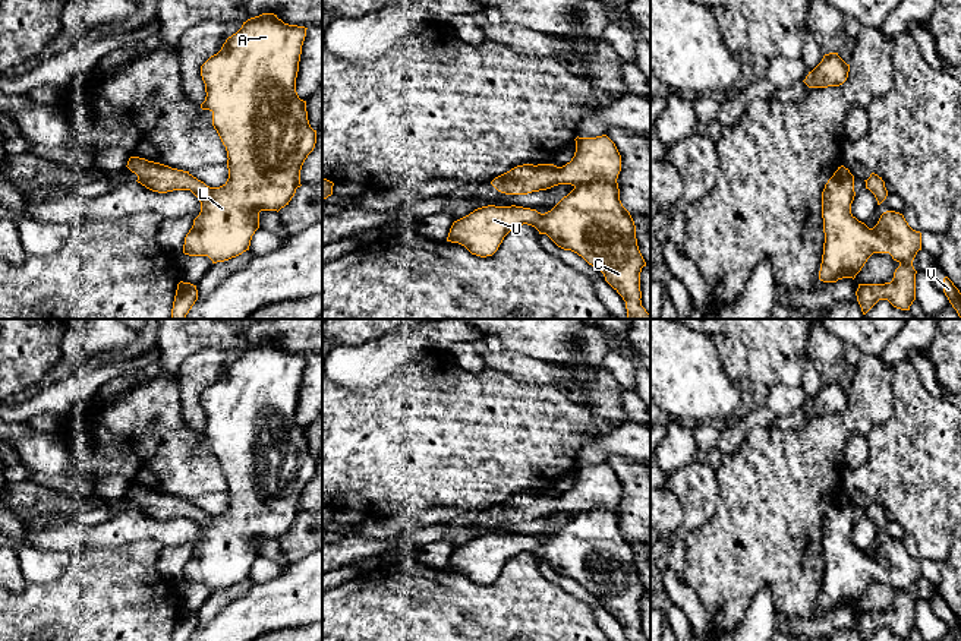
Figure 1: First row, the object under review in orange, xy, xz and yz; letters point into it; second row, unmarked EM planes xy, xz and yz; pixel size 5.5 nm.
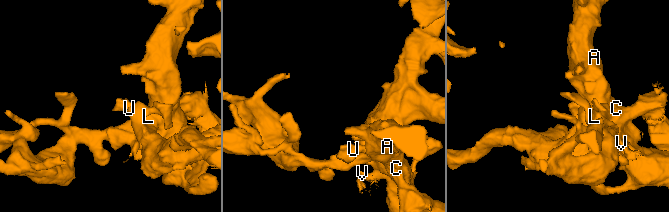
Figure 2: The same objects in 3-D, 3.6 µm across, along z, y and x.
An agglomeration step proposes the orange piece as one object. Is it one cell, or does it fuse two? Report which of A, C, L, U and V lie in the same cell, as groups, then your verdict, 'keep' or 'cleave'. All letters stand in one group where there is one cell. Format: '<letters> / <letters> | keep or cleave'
A C L U V | keep

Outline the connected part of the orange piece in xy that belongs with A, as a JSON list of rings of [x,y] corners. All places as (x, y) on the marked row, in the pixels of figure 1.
[[[262,13],[243,22],[221,50],[201,66],[207,92],[201,108],[212,113],[212,126],[229,158],[229,179],[223,186],[209,187],[189,171],[139,157],[129,158],[126,167],[146,189],[158,193],[190,190],[199,199],[201,212],[185,237],[185,255],[208,256],[212,263],[242,255],[249,250],[252,236],[259,228],[259,212],[278,212],[302,186],[302,165],[316,143],[306,101],[296,92],[306,29],[284,23],[274,13]]]

